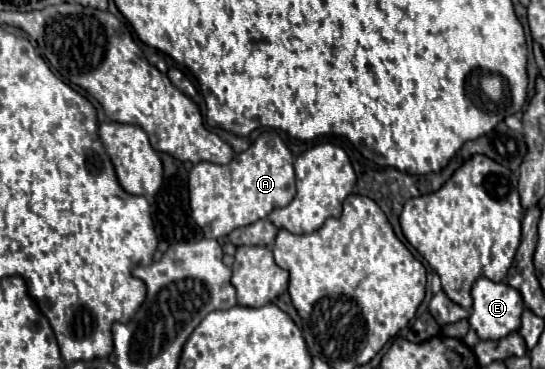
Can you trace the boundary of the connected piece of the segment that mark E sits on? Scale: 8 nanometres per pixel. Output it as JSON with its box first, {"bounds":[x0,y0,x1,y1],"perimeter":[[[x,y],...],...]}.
{"bounds":[469,276,525,340],"perimeter":[[[481,276],[473,284],[471,294],[473,294],[473,312],[471,312],[469,324],[479,334],[481,340],[501,340],[507,334],[519,330],[519,326],[521,326],[521,312],[525,308],[519,290],[511,288],[505,282],[493,282],[493,280]]]}

